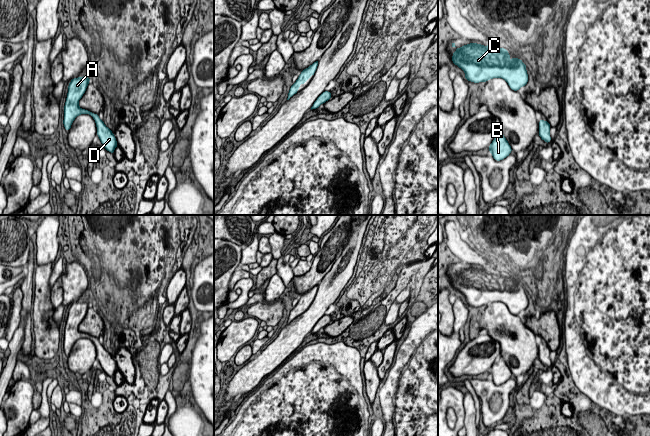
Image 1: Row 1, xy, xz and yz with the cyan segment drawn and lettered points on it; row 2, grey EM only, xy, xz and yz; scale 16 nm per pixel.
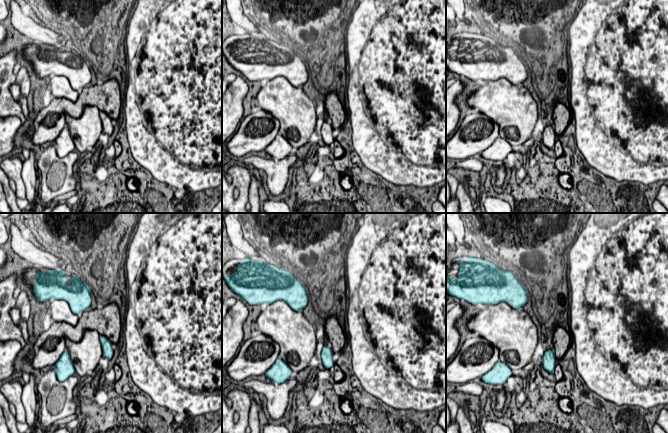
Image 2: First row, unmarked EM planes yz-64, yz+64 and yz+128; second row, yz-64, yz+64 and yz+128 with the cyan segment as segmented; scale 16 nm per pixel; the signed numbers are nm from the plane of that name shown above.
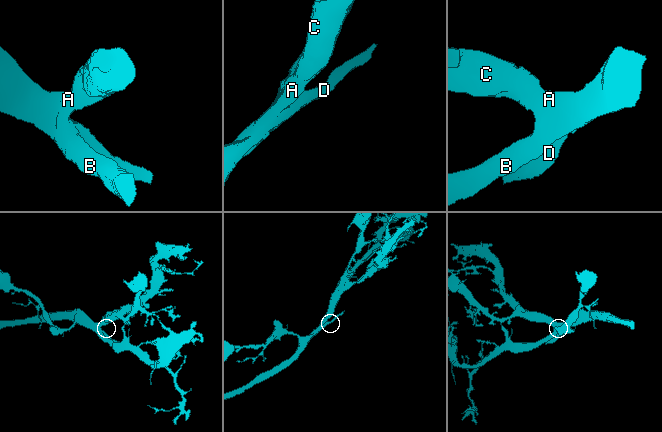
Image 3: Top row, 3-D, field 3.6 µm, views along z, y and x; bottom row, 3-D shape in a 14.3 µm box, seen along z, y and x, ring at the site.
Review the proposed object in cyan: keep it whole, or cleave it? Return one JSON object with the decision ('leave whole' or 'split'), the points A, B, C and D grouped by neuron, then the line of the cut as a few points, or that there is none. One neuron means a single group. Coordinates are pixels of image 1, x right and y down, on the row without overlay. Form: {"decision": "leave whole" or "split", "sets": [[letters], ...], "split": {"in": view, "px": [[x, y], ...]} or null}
{"decision": "leave whole", "sets": [["A", "B", "C", "D"]], "split": null}

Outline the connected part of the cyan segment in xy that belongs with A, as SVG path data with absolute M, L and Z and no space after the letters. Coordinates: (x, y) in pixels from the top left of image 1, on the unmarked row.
M84 299L83 301L73 302L70 305L68 309L66 326L64 329L63 349L66 356L68 356L77 340L81 338L89 338L95 344L97 360L103 368L103 371L106 373L106 375L114 378L115 372L118 370L118 368L113 356L105 350L104 345L99 342L98 338L92 337L86 333L82 333L78 329L79 324L84 319L90 304L91 303L88 300Z

